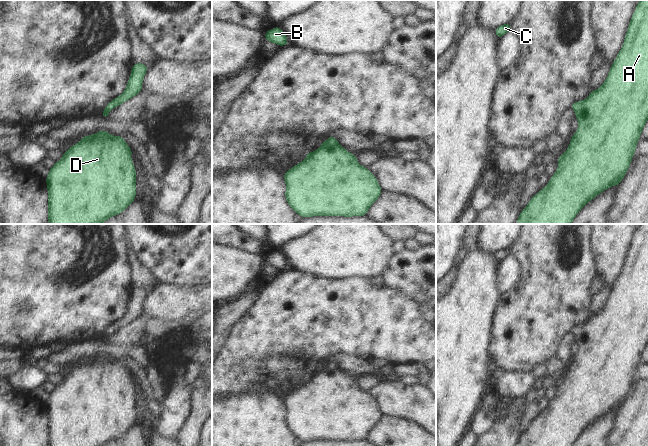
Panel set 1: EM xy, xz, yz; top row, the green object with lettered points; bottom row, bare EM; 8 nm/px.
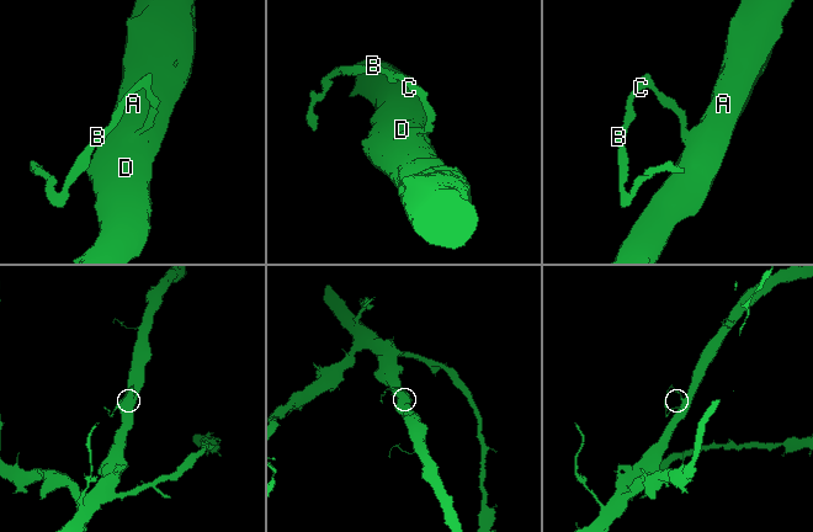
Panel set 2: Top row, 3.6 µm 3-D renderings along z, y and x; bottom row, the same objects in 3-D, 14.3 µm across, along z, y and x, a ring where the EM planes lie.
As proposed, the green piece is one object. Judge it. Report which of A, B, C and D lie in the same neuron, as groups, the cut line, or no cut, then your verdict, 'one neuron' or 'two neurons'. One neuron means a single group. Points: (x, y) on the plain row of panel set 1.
groups A B C D; cut none; one neuron

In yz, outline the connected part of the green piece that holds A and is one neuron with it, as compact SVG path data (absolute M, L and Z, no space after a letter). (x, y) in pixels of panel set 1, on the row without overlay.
M640 224L636 229L624 268L602 310L592 314L584 325L573 326L570 332L576 336L579 351L571 359L568 373L558 381L558 393L549 407L530 423L516 446L572 446L585 428L609 411L619 409L626 399L648 345L648 224Z

